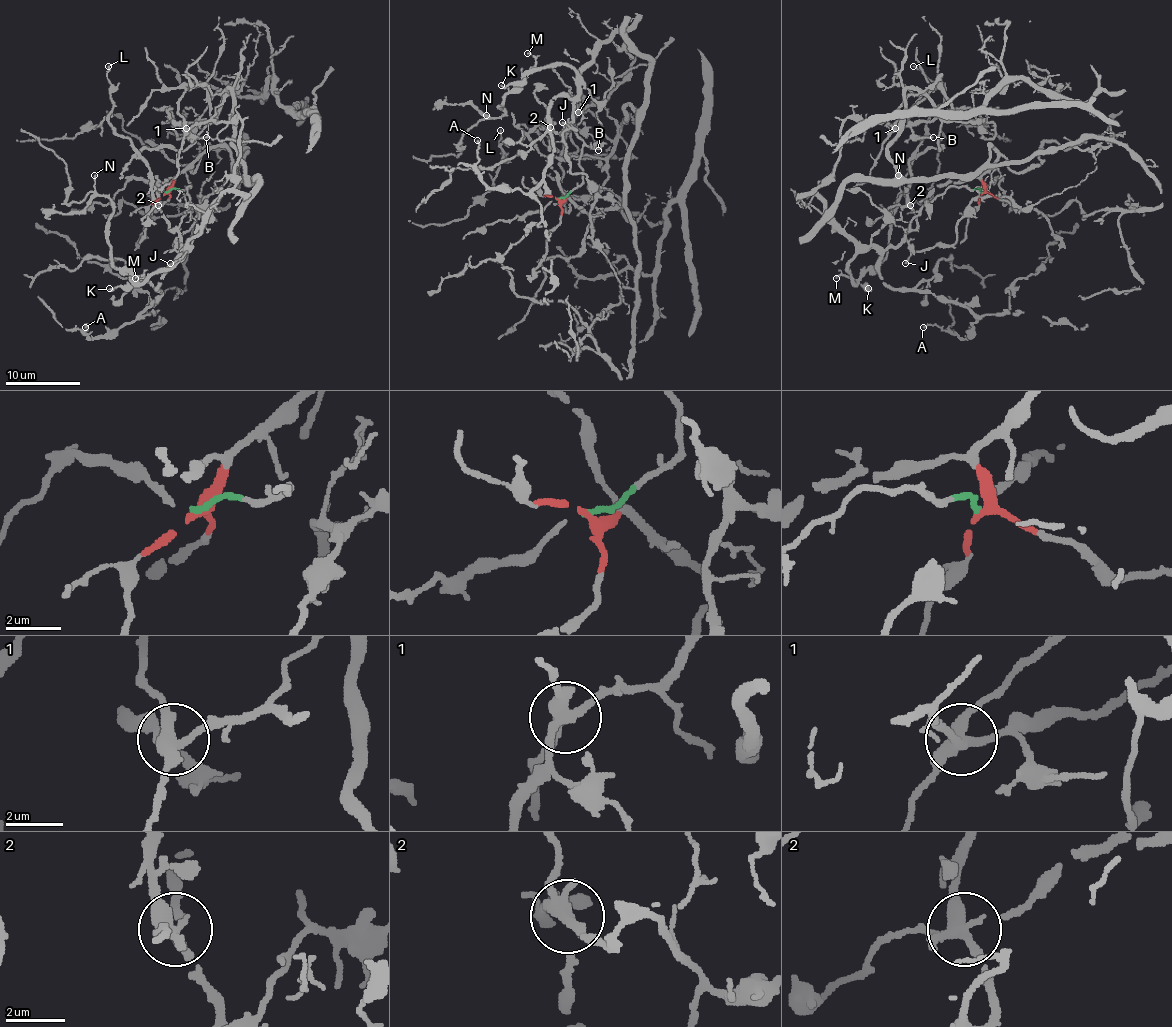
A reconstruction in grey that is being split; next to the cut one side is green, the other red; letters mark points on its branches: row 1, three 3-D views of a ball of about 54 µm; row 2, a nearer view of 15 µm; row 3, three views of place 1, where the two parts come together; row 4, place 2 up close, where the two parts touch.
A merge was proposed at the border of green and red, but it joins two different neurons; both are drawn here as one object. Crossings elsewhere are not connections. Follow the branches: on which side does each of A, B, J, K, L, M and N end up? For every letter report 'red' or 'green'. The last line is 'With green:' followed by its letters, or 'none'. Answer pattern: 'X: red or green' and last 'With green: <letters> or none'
A: green
B: green
J: green
K: green
L: green
M: green
N: green
With green: A, B, J, K, L, M, N

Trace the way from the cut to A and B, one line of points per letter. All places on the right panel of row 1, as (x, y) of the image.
A: (982, 193), (948, 188), (883, 255), (883, 281), (945, 296), (976, 319), (969, 337), (922, 326)
B: (982, 193), (948, 188), (883, 249), (860, 248), (815, 191), (832, 173), (847, 118), (933, 137)

